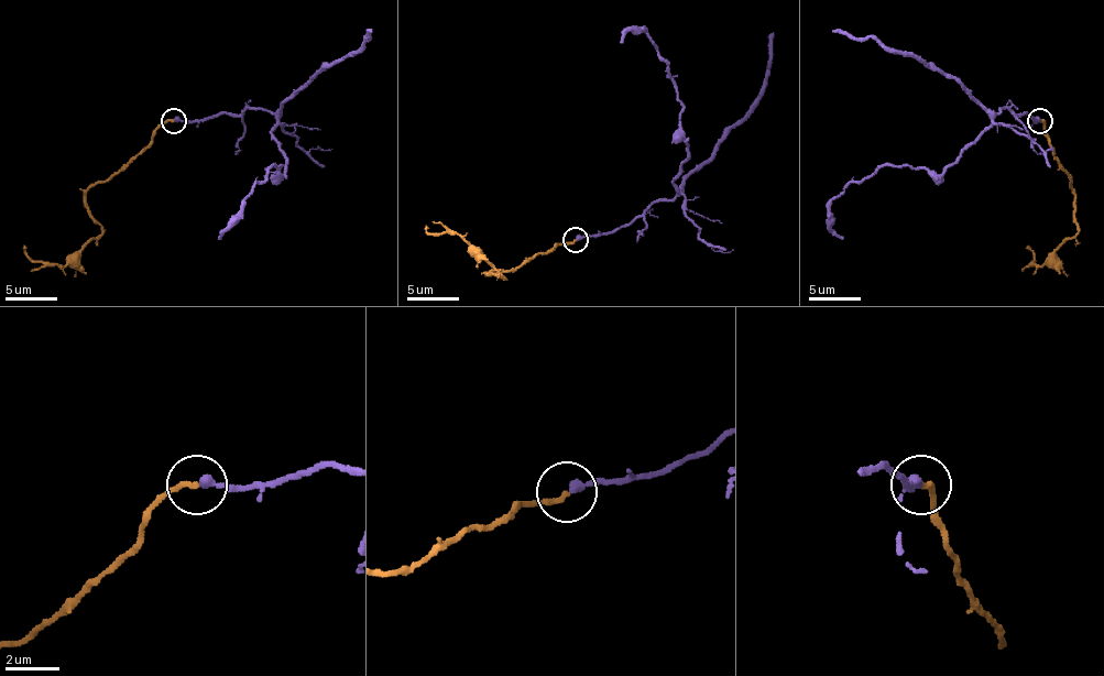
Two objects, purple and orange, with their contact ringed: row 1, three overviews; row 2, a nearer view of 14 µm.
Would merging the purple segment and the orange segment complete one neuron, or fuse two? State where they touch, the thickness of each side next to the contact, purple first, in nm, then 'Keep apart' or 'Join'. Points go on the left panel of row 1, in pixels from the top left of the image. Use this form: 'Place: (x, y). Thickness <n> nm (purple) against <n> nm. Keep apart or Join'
Place: (173, 120). Thickness 320 nm (purple) against 200 nm. Join

